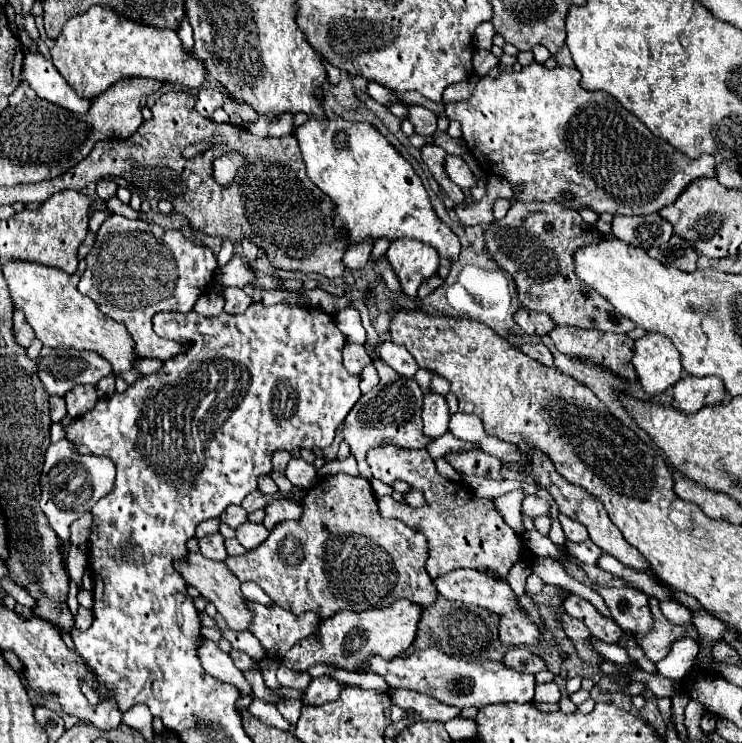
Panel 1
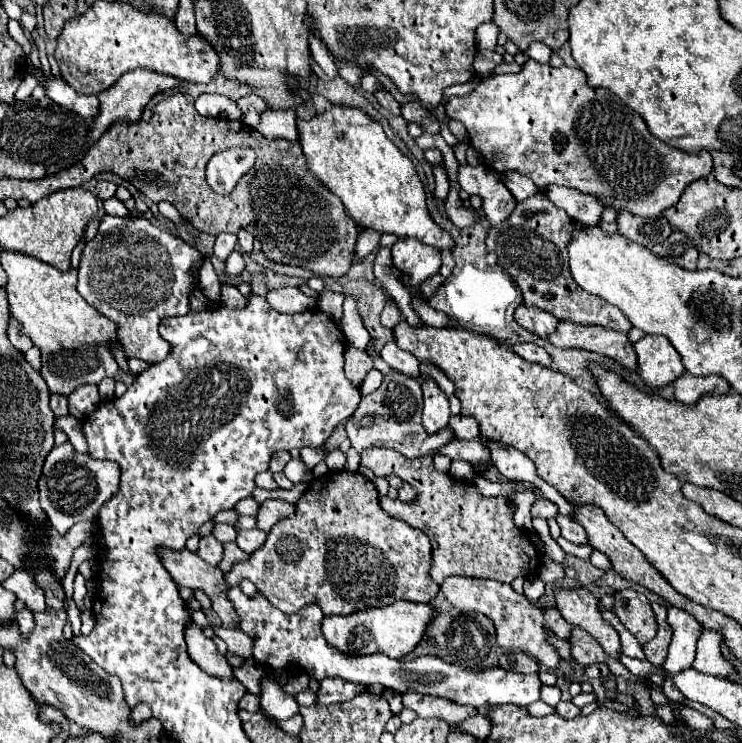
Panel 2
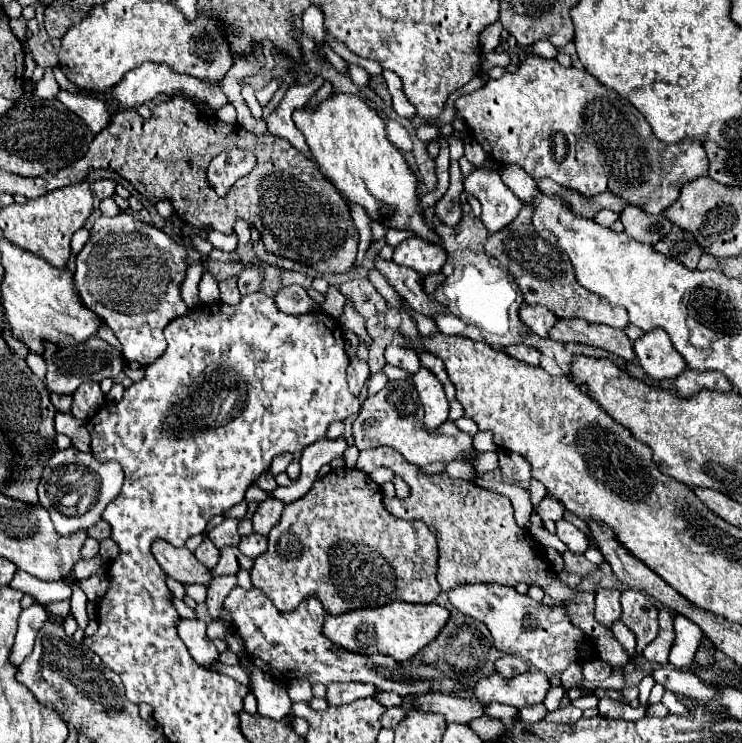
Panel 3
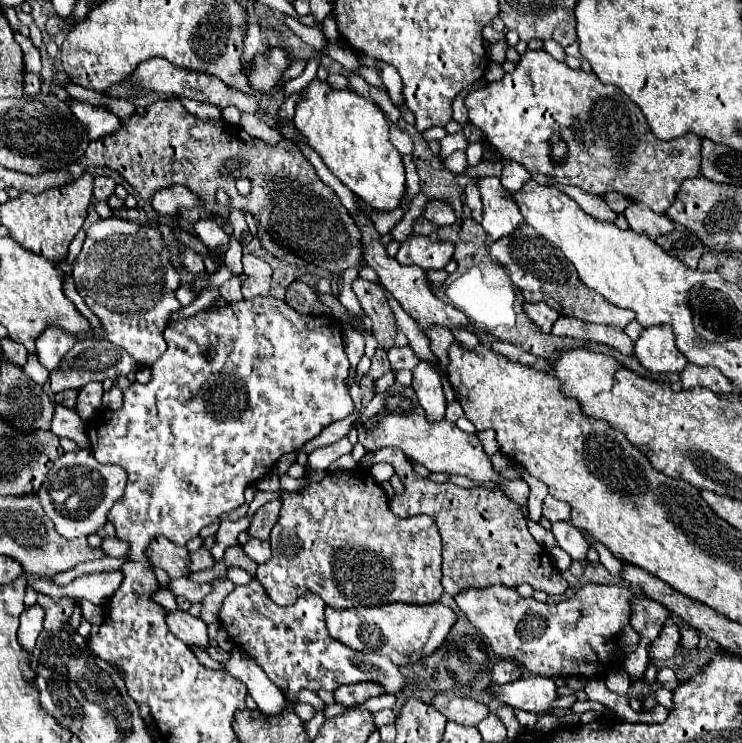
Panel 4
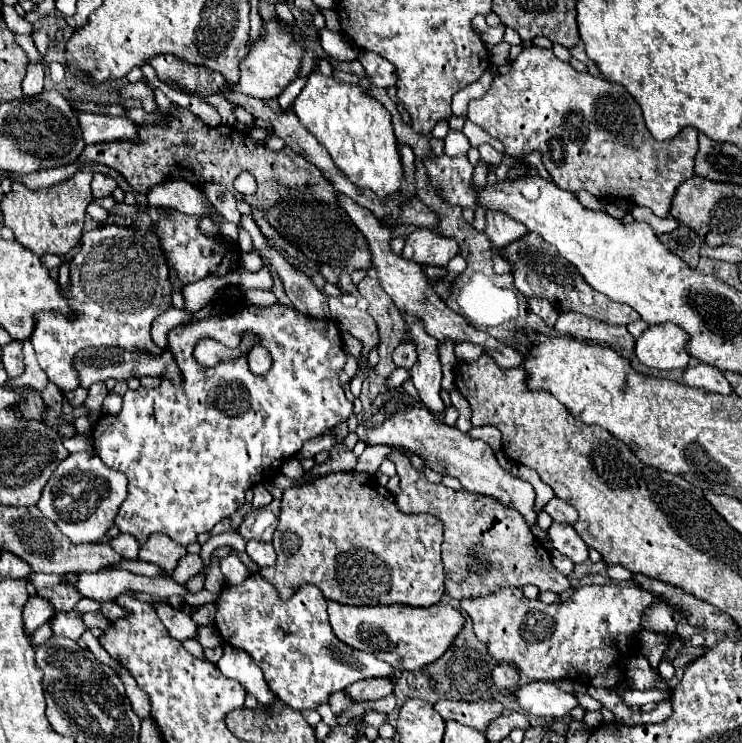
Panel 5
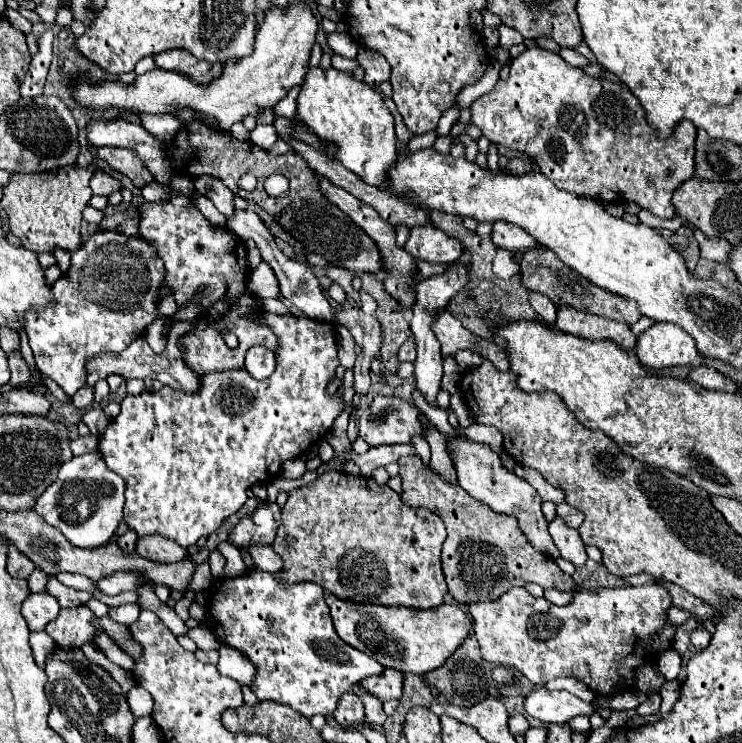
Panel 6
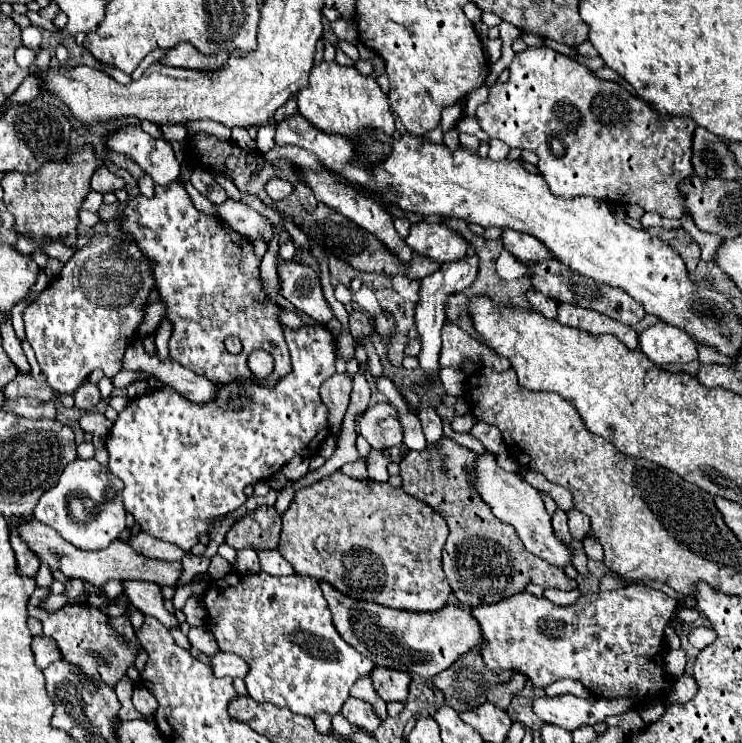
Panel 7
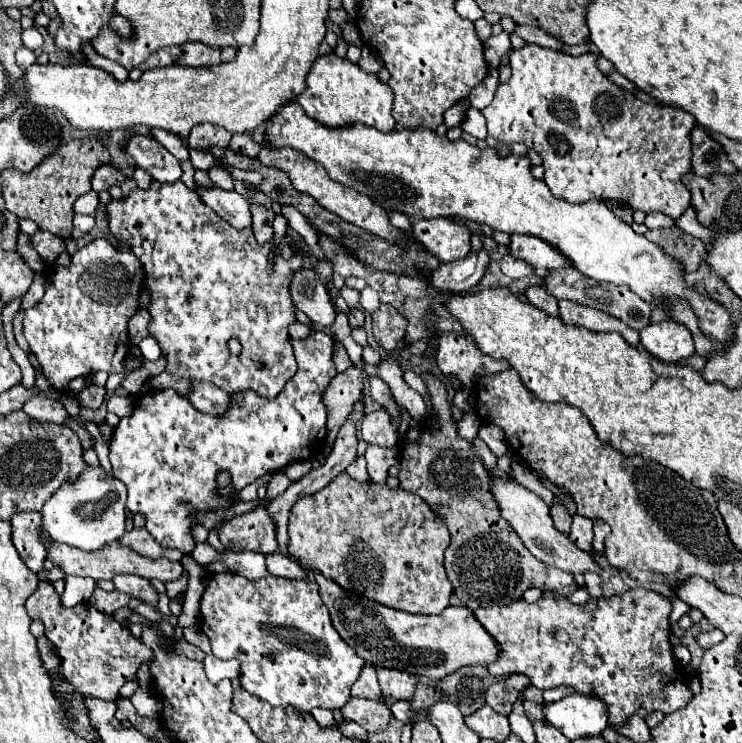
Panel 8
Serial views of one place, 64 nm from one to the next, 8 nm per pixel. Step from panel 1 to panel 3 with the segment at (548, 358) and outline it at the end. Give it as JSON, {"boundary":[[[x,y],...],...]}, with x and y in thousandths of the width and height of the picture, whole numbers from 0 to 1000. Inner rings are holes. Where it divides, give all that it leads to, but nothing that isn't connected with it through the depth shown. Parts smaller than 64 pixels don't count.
{"boundary":[[[682,466],[679,474],[685,479],[693,479],[695,485],[701,487],[709,487],[714,493],[725,493],[725,485],[728,485],[728,474],[722,468],[714,468],[714,466]]]}

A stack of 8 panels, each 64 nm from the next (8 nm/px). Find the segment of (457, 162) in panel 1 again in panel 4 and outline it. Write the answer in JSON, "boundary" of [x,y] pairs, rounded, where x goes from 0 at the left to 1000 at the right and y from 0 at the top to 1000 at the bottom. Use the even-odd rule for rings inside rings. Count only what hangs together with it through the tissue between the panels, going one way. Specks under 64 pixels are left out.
{"boundary":[[[666,237],[647,240],[647,258],[652,275],[650,307],[655,310],[658,320],[666,326],[695,312],[704,301],[704,291],[698,291],[698,280],[693,280],[693,272],[679,264],[674,242]]]}

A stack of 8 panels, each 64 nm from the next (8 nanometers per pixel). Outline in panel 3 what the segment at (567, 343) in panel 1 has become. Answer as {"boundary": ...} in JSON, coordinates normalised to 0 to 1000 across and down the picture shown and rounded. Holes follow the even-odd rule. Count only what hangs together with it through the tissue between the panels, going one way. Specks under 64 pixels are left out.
{"boundary":[[[755,428],[741,444],[741,455],[755,460],[787,460],[787,463],[819,471],[825,476],[833,476],[841,485],[857,482],[852,471],[852,460],[838,444],[811,439],[811,436],[798,436],[790,431]]]}

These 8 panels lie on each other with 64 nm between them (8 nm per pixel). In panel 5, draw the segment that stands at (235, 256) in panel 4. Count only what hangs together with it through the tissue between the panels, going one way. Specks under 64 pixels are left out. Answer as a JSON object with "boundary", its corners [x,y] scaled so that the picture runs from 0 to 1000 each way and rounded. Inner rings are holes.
{"boundary":[[[224,242],[197,258],[199,275],[205,280],[240,280],[251,288],[264,291],[280,291],[296,307],[296,311],[307,324],[319,324],[321,307],[318,301],[307,299],[288,280],[278,264],[256,245],[251,242]]]}

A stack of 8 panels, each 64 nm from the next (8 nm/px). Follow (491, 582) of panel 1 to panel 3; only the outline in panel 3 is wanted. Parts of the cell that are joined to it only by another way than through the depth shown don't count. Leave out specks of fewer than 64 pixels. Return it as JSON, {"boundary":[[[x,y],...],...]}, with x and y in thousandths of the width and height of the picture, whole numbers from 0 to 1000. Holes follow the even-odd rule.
{"boundary":[[[623,786],[604,799],[606,810],[628,829],[650,837],[663,859],[671,878],[693,880],[709,888],[720,902],[736,910],[757,907],[768,894],[790,894],[784,875],[795,859],[784,845],[774,843],[760,816],[736,816],[714,802],[698,799],[693,791],[674,786]]]}

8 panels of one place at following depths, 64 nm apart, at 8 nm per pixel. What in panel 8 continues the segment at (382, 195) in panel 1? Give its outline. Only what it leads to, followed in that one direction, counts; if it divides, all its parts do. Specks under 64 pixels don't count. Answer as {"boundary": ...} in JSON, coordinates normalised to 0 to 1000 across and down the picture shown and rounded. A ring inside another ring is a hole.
{"boundary":[[[450,70],[431,75],[415,102],[412,102],[412,121],[399,135],[415,156],[439,167],[439,170],[466,170],[472,164],[491,164],[493,170],[504,170],[512,178],[526,178],[531,172],[531,127],[528,118],[507,100],[491,97],[482,86],[472,83],[469,78],[456,78]]]}

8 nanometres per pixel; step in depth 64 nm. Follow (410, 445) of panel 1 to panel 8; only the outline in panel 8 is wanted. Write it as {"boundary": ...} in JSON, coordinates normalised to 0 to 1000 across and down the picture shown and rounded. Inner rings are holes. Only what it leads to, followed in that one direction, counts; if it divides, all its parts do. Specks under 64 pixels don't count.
{"boundary":[[[504,552],[488,563],[485,573],[488,592],[496,598],[509,598],[515,603],[534,603],[539,584],[528,576],[526,560],[520,552]],[[666,643],[666,670],[674,678],[674,689],[677,694],[690,705],[690,711],[698,716],[698,721],[704,724],[704,729],[709,732],[709,738],[728,751],[733,759],[755,764],[760,770],[771,770],[771,773],[790,773],[790,770],[801,770],[801,773],[811,773],[811,762],[801,754],[798,746],[784,743],[776,732],[771,732],[768,721],[760,721],[744,703],[741,697],[741,684],[739,678],[725,670],[722,665],[712,662],[709,657],[704,657],[695,649],[677,649],[671,643]]]}

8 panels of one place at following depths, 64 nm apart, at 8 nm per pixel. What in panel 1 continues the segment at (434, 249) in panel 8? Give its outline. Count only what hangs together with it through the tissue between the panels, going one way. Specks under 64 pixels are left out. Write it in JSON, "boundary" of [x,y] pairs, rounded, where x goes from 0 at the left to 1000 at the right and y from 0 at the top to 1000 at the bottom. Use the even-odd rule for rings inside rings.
{"boundary":[[[555,320],[531,323],[520,345],[542,382],[542,393],[553,404],[563,401],[563,385],[582,374],[593,355],[593,345],[582,331]]]}

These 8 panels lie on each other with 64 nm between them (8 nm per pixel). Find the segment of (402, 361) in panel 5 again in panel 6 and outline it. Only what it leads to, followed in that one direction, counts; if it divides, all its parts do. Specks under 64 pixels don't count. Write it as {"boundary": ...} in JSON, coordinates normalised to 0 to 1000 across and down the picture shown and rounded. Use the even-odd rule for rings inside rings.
{"boundary":[[[553,455],[553,458],[547,458],[547,460],[539,466],[539,471],[536,471],[536,485],[539,485],[539,487],[547,487],[547,485],[558,487],[558,482],[561,482],[561,463],[558,463],[558,455]]]}

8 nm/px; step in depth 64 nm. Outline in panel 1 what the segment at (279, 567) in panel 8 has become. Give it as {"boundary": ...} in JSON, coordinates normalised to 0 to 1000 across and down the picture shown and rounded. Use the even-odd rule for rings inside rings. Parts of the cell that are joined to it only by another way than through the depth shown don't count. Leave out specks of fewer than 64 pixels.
{"boundary":[[[329,703],[326,708],[318,711],[318,727],[332,738],[340,740],[345,735],[350,735],[358,724],[361,724],[361,713],[353,705],[340,705],[340,703]]]}

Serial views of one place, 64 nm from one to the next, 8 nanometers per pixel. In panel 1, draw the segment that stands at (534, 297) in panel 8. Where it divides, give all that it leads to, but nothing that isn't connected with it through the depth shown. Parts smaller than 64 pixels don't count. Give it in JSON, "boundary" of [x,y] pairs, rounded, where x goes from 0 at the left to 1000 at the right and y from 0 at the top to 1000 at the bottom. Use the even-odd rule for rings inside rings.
{"boundary":[[[701,415],[693,423],[693,431],[709,450],[720,450],[720,452],[736,452],[749,439],[747,431],[741,431],[741,425],[712,415]]]}

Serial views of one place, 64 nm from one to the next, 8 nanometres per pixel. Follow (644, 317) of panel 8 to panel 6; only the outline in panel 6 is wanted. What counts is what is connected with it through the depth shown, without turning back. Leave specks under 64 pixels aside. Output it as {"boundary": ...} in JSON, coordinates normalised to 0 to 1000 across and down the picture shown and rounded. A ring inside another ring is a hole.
{"boundary":[[[725,331],[725,336],[706,339],[698,350],[701,350],[704,380],[706,380],[709,390],[728,393],[728,396],[739,398],[752,415],[765,409],[765,412],[790,417],[795,423],[806,423],[806,425],[814,425],[814,428],[822,428],[822,431],[830,431],[830,433],[844,433],[844,436],[854,436],[865,428],[865,423],[863,423],[860,412],[854,409],[854,404],[844,404],[833,396],[825,396],[825,393],[798,382],[795,377],[790,377],[779,366],[774,366],[771,361],[757,355],[757,350],[752,350],[752,345],[747,345],[747,339],[739,339],[739,334]]]}

